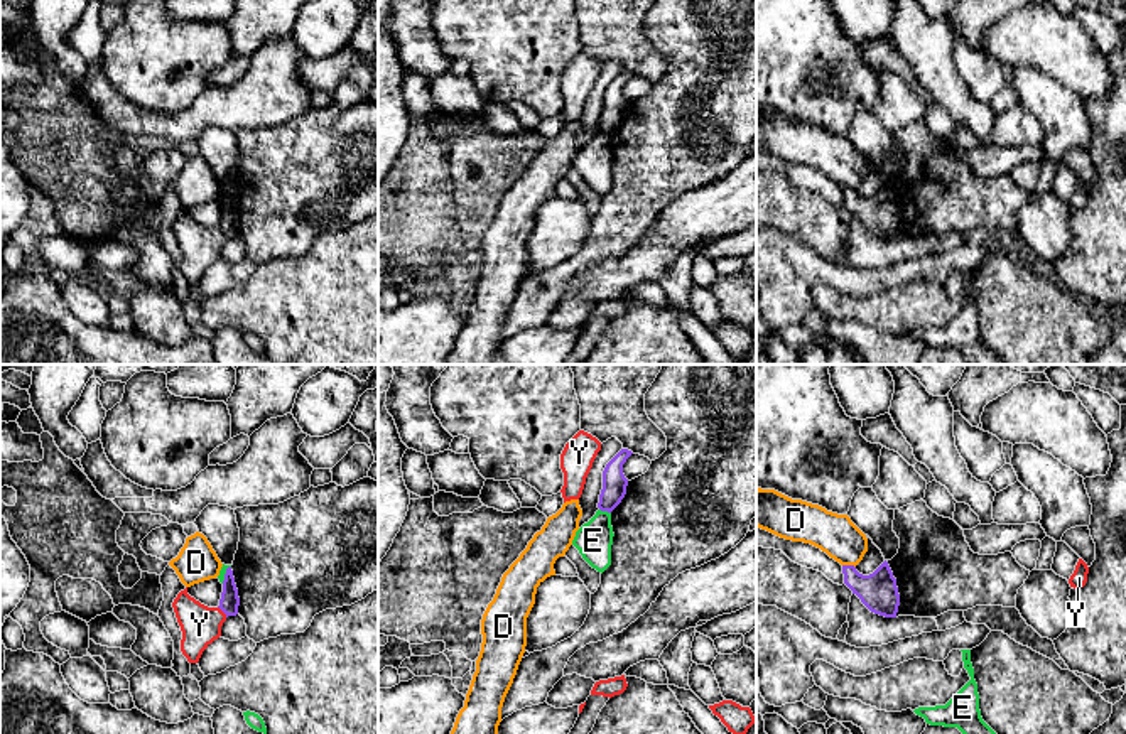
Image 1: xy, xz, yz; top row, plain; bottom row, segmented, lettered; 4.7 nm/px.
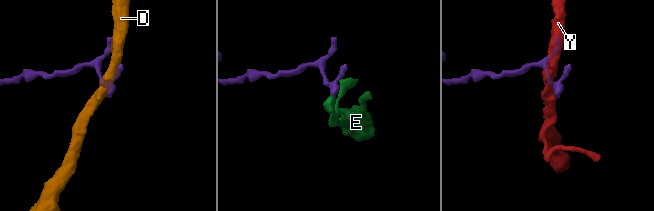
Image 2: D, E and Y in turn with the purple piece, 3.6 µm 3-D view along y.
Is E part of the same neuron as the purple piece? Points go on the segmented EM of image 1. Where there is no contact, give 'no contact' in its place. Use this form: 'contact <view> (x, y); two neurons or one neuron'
contact xz (605, 510); two neurons

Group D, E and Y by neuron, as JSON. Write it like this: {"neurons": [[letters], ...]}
{"neurons": [["D"], ["E"], ["Y"]]}

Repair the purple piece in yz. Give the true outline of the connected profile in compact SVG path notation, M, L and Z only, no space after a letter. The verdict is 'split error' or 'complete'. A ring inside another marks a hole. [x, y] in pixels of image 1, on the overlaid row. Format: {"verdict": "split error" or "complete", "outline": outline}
{"verdict": "complete", "outline": "M886 560L869 575L859 574L854 565L842 565L842 574L844 584L871 613L896 618L900 594Z"}

